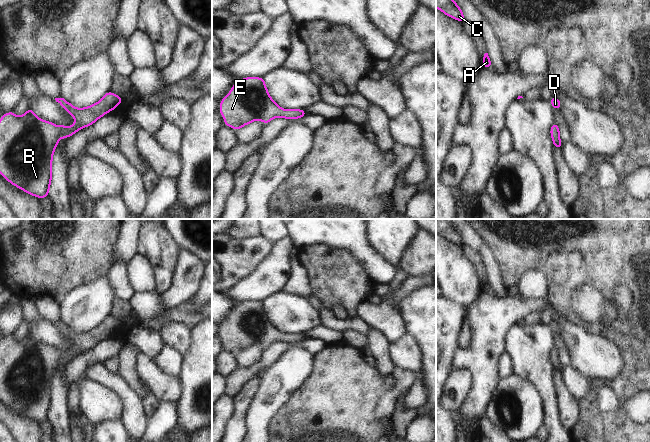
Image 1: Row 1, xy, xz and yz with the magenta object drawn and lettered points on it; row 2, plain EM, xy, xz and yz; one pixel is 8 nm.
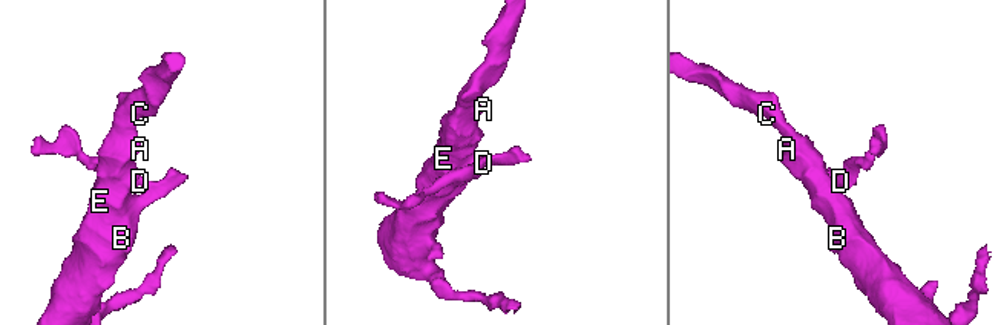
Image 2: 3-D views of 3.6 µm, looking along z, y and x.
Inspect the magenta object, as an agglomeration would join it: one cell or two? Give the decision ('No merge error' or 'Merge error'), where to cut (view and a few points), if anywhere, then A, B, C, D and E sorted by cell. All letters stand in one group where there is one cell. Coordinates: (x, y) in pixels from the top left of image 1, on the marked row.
No merge error. No split. Groups: A B C D E

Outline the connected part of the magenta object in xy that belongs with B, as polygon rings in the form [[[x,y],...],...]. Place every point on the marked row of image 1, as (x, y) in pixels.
[[[110,90],[96,103],[82,108],[76,108],[64,98],[55,98],[62,108],[67,111],[74,119],[75,123],[69,127],[67,125],[57,126],[55,123],[43,120],[33,113],[33,107],[22,115],[16,116],[14,111],[4,113],[0,118],[0,174],[13,186],[23,190],[25,193],[43,199],[50,193],[50,185],[52,181],[52,162],[55,149],[60,139],[70,138],[79,130],[93,125],[97,120],[112,110],[115,110],[124,97],[112,93]]]

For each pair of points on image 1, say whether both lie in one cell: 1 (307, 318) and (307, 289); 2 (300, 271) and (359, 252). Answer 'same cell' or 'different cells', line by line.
1: different cells
2: different cells

